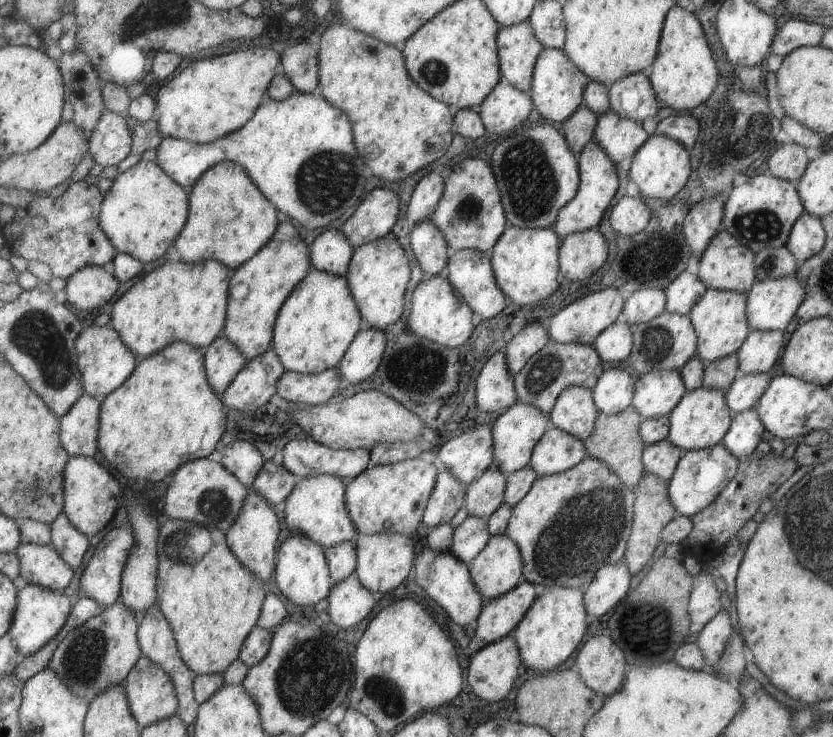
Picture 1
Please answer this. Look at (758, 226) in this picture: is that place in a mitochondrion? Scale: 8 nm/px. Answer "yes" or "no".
yes

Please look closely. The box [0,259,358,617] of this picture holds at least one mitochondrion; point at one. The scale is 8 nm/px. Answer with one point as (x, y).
(35, 333)

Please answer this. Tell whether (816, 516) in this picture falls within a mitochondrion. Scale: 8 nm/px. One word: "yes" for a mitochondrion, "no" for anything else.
yes

